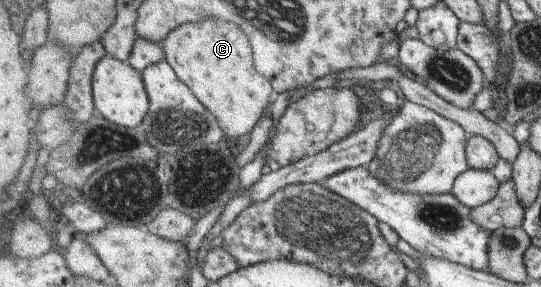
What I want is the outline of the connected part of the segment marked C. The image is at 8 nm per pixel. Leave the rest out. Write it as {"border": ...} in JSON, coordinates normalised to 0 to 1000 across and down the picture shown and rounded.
{"border":[[[383,59],[373,77],[355,77],[327,94],[298,153],[305,209],[329,254],[331,272],[362,328],[362,338],[399,404],[412,460],[423,481],[442,484],[468,456],[475,422],[486,408],[490,373],[506,348],[508,321],[501,282],[486,265],[470,226],[470,178],[462,129],[438,80]]]}

